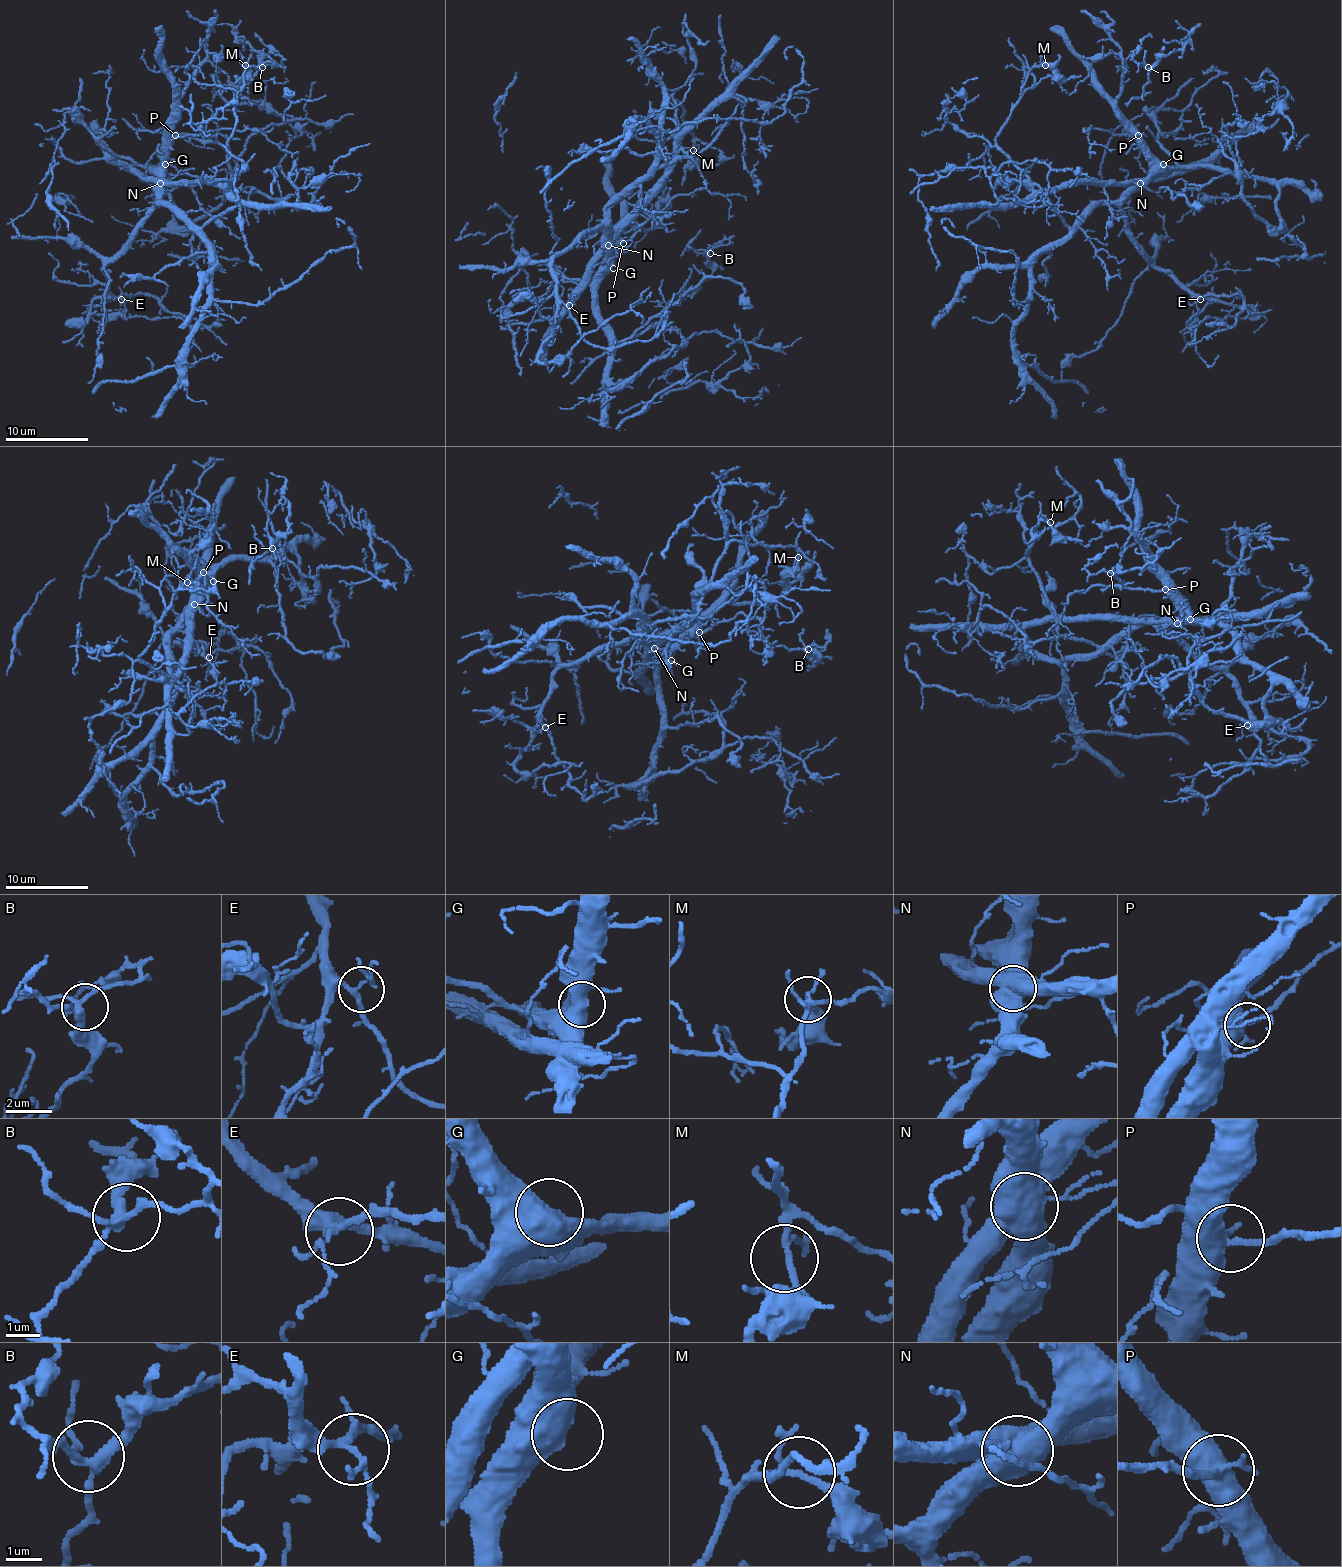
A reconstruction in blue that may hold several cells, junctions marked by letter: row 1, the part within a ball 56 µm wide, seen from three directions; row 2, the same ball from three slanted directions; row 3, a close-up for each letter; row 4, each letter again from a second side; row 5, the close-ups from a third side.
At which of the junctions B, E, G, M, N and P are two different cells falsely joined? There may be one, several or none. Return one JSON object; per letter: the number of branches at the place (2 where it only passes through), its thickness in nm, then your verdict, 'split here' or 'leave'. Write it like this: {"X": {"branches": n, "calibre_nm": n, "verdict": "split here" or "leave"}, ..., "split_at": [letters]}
{"B": {"branches": 4, "calibre_nm": 240, "verdict": "leave"}, "E": {"branches": 4, "calibre_nm": 180, "verdict": "leave"}, "G": {"branches": 1, "calibre_nm": 800, "verdict": "leave"}, "M": {"branches": 4, "calibre_nm": 170, "verdict": "leave"}, "N": {"branches": 3, "calibre_nm": 750, "verdict": "split here"}, "P": {"branches": 3, "calibre_nm": 400, "verdict": "leave"}, "split_at": ["N"]}

